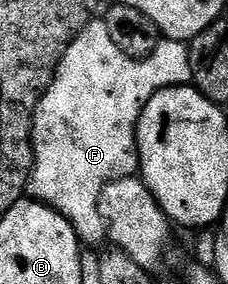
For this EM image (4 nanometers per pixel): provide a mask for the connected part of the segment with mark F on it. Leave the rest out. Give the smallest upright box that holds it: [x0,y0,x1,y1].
[28,21,188,244]

